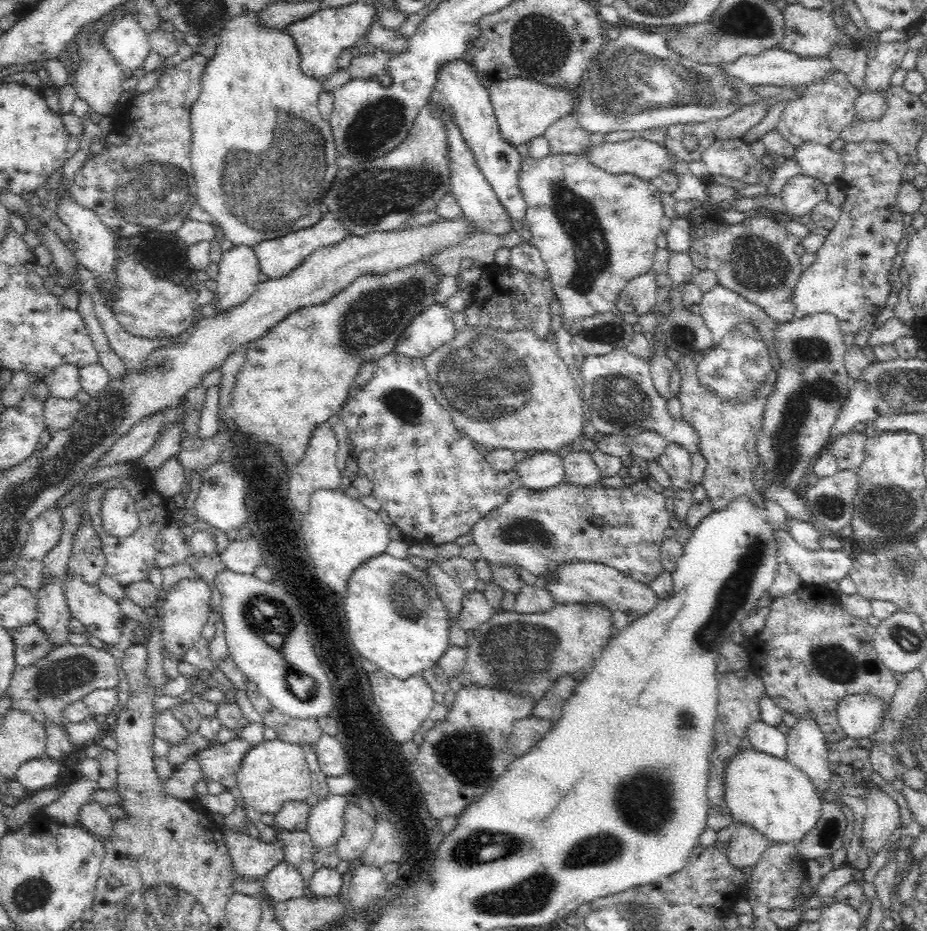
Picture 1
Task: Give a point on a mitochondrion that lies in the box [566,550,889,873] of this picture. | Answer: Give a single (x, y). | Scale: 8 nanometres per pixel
(645, 799)

